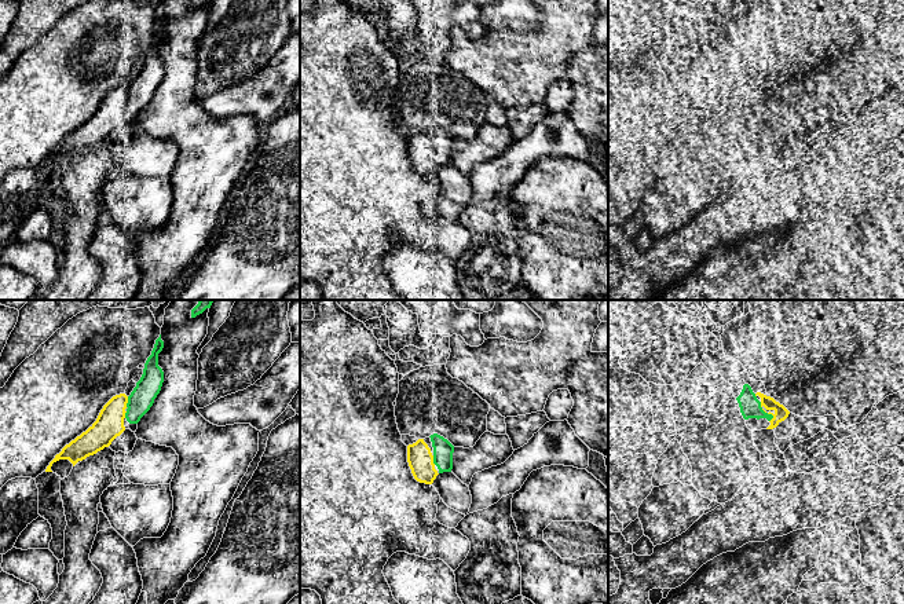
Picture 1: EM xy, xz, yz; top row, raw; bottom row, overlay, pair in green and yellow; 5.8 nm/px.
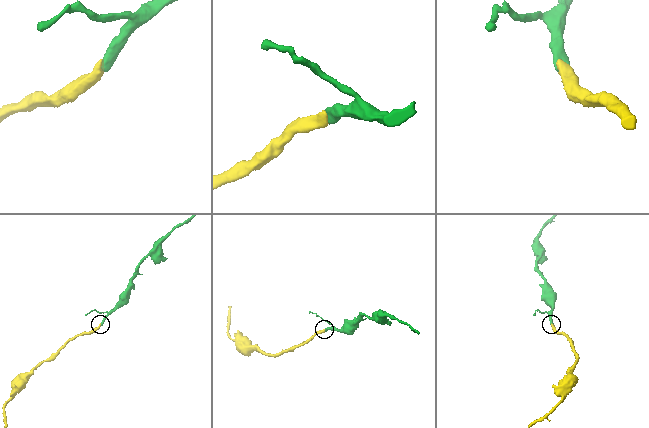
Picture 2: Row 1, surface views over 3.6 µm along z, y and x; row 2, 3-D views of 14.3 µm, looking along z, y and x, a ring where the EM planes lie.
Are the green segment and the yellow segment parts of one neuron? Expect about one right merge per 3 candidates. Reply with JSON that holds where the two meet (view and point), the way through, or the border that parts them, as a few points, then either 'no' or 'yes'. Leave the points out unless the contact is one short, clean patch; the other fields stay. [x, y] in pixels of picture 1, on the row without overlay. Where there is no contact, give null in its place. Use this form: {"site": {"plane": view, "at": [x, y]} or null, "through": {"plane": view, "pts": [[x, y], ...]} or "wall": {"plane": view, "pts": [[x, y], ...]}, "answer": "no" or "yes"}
{"site": {"plane": "yz", "at": [767, 105]}, "answer": "yes"}

